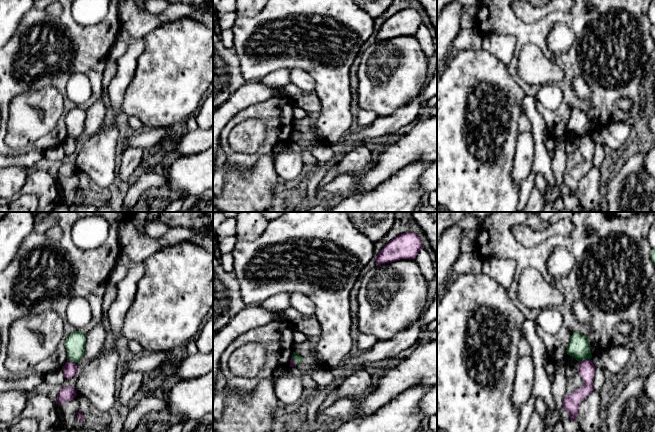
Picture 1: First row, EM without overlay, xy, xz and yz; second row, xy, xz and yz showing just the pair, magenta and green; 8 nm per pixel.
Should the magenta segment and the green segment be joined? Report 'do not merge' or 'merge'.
do not merge

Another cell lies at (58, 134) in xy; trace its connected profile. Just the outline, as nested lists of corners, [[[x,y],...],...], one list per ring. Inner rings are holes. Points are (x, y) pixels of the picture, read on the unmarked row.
[[[65,117],[59,119],[56,126],[45,136],[41,137],[33,147],[47,150],[50,147],[62,145],[67,138],[67,128],[65,124]]]

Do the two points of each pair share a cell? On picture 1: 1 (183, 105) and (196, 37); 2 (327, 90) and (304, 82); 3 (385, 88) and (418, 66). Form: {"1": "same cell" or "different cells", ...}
{"1": "same cell", "2": "different cells", "3": "same cell"}

